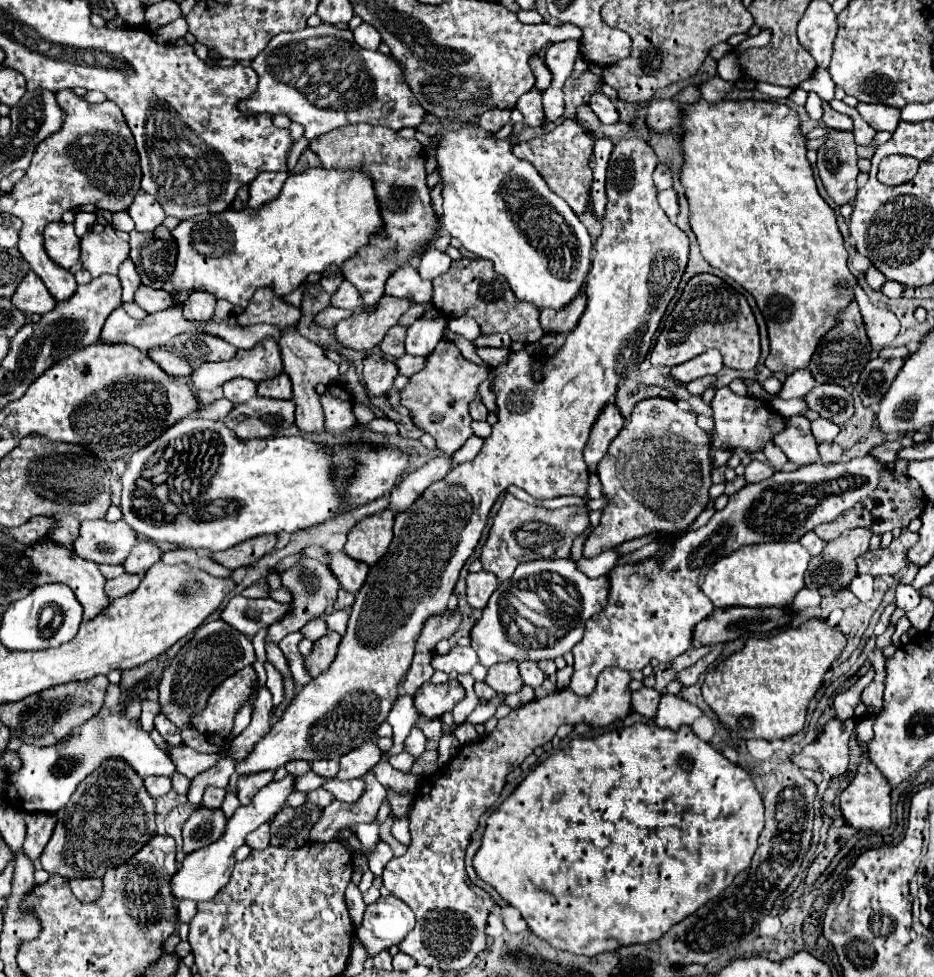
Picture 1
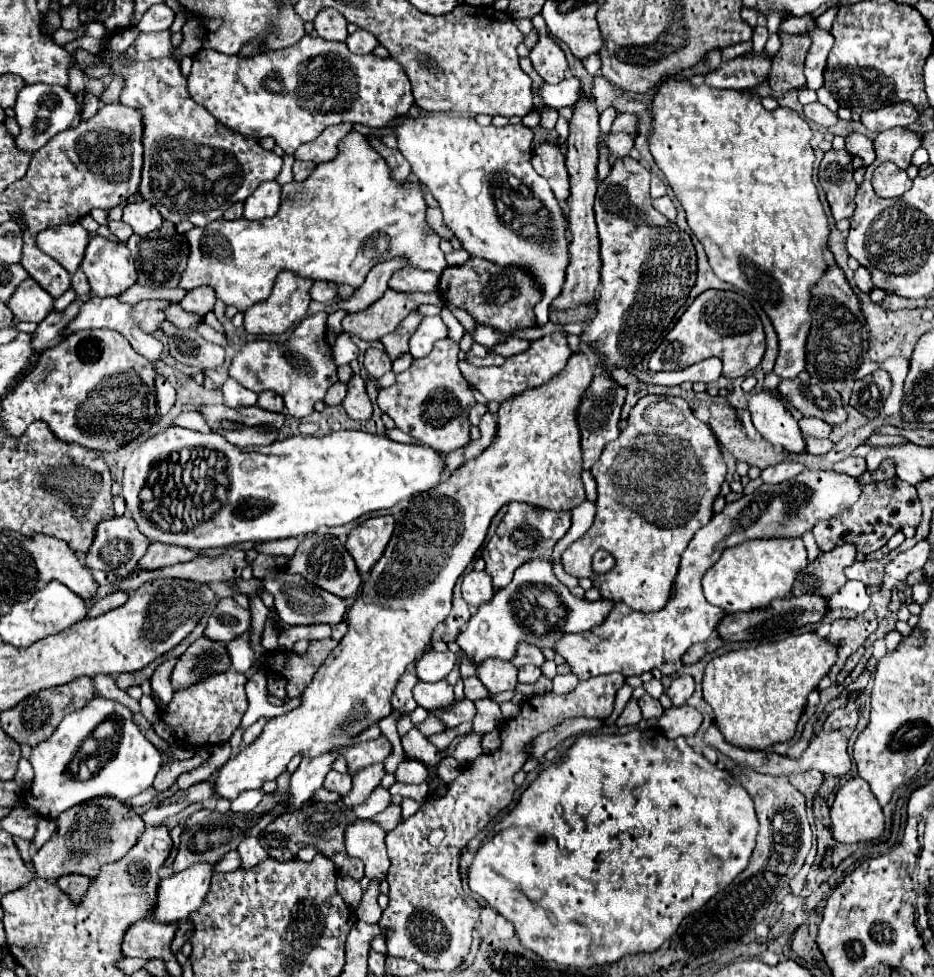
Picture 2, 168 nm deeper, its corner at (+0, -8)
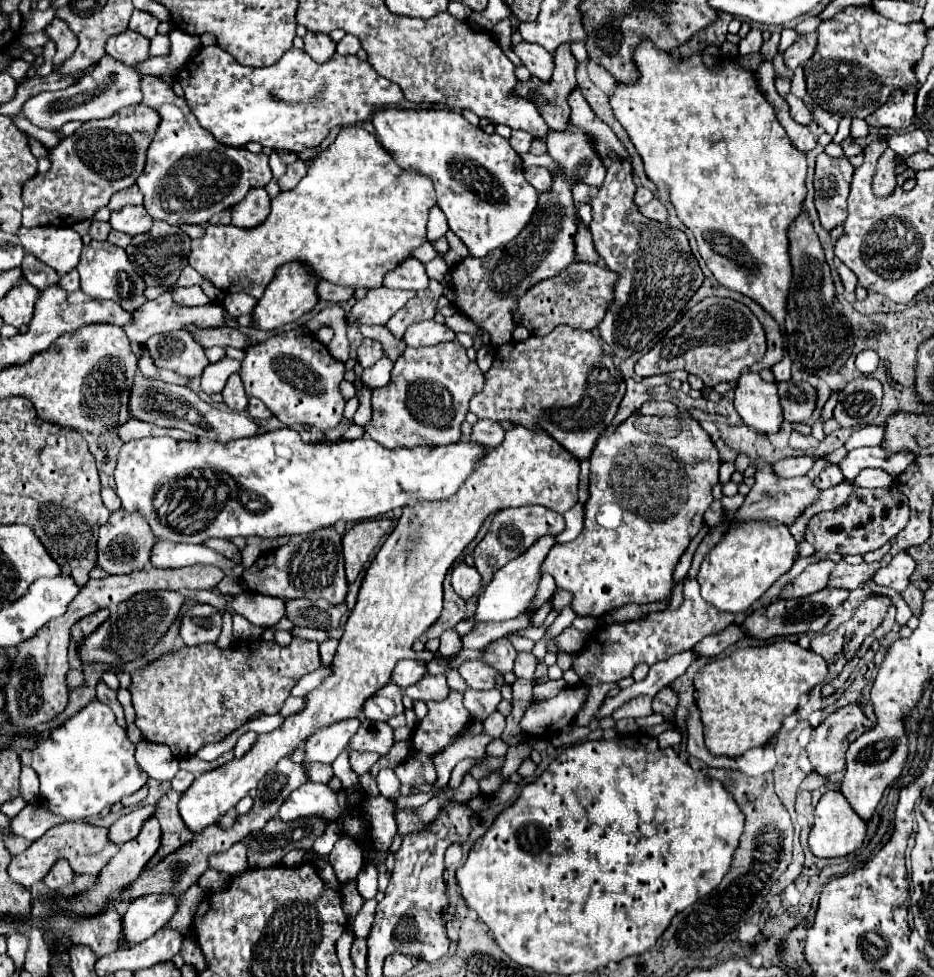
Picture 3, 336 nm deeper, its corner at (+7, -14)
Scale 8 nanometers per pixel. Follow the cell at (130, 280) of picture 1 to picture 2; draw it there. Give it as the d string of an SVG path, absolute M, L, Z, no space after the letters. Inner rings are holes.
M141 300L133 308L133 318L147 334L153 334L161 328L161 322L165 320L163 308L169 304L169 300Z

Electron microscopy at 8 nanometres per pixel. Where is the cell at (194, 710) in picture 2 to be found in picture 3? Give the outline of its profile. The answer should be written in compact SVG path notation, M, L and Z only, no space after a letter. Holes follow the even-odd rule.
M294 638L288 648L264 640L238 644L226 650L216 648L216 644L200 644L196 648L168 652L160 660L152 662L146 670L136 670L132 674L132 686L128 690L136 708L136 726L142 730L144 740L166 744L176 758L186 758L194 756L202 746L210 742L224 740L228 734L246 724L256 712L280 712L284 700L290 696L290 688L294 688L302 676L318 668L322 668L318 642L310 640Z

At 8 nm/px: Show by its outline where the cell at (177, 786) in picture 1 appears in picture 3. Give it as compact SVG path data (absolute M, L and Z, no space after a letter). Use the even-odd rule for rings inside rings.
M180 770L180 772L172 778L172 788L174 788L176 792L186 792L192 782L194 782L194 774Z

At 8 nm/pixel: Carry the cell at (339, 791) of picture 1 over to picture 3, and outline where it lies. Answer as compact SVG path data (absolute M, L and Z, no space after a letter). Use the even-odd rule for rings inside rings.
M314 764L310 768L310 780L312 782L320 782L320 784L328 784L332 780L332 766L326 764Z

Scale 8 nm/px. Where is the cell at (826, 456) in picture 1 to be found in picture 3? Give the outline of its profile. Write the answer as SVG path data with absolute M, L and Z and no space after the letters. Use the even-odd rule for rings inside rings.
M792 432L792 436L790 436L790 448L794 448L794 450L810 450L816 446L818 446L818 440L814 440L812 436L804 436L800 432Z

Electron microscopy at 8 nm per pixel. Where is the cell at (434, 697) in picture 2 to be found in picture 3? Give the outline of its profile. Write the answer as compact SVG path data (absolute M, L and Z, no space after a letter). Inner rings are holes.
M432 674L422 678L418 686L410 686L404 690L408 698L422 700L422 702L442 702L448 698L448 692L450 688L446 684L446 676L432 676Z

